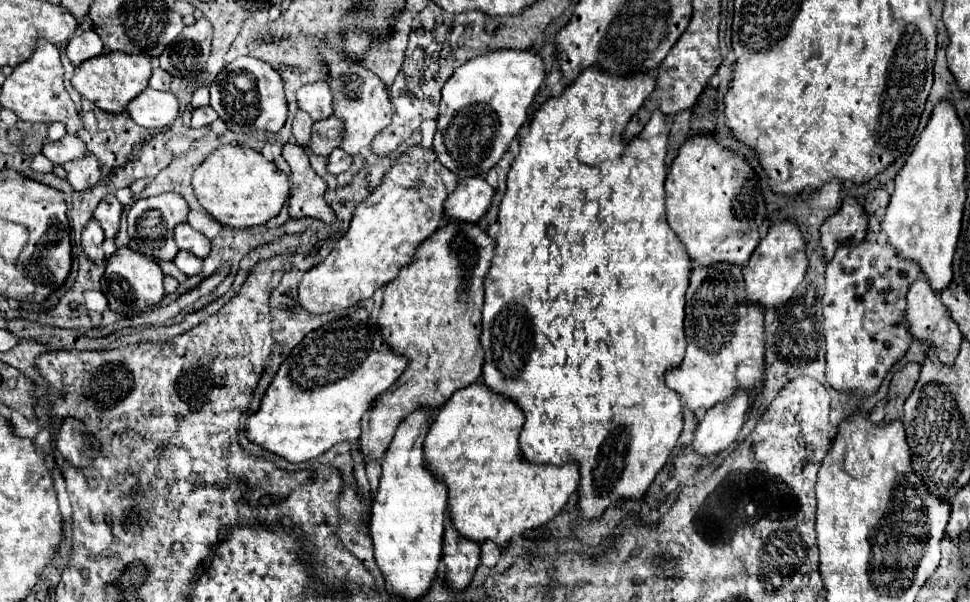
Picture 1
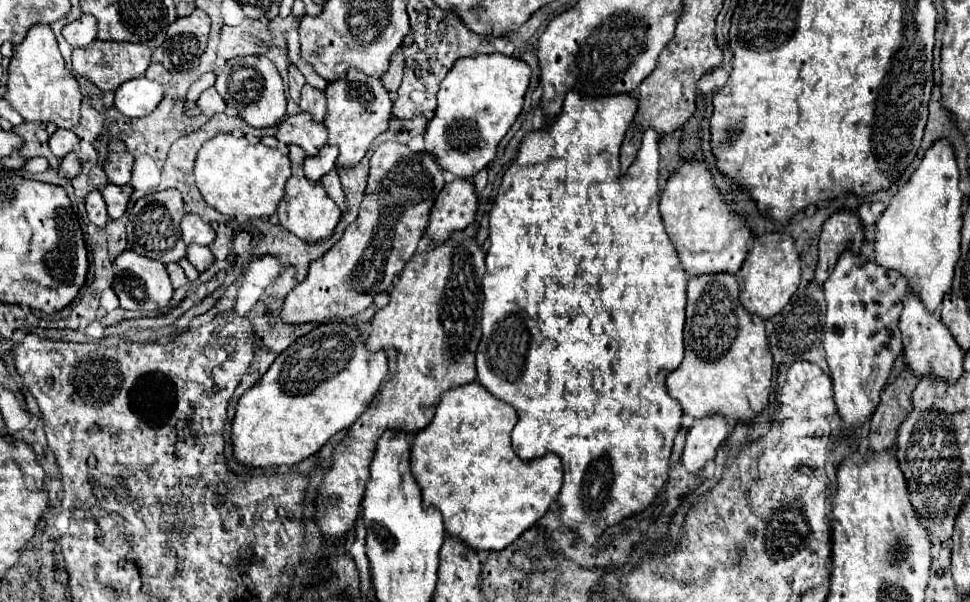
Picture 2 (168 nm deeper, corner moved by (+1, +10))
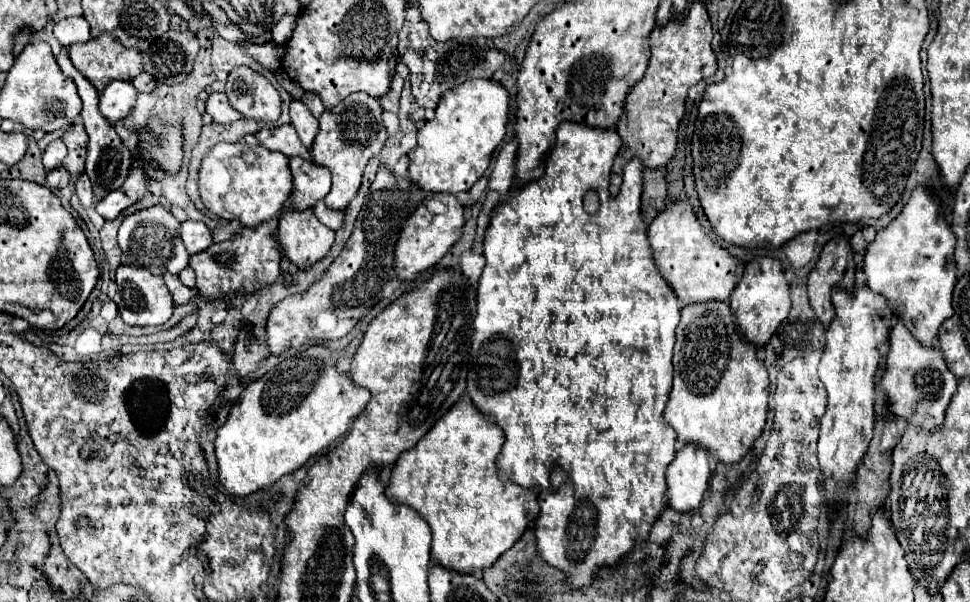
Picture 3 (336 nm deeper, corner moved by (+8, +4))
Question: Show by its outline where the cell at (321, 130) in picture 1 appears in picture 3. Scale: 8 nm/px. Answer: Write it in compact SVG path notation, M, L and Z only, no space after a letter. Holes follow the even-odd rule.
M284 124L284 126L278 126L278 128L262 128L254 136L268 150L278 150L278 152L286 154L288 158L300 156L304 160L312 160L310 152L306 150L306 146L296 136L296 130L294 130L292 124Z

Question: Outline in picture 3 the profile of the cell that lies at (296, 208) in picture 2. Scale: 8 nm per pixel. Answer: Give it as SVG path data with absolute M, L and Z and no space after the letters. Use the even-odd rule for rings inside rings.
M312 210L282 212L278 226L278 240L286 258L300 270L308 270L314 262L322 260L332 242L334 232L326 228Z

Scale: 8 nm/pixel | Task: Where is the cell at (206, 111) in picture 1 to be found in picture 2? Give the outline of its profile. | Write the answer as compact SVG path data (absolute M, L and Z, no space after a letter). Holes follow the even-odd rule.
M207 90L197 102L197 108L203 112L203 114L217 114L217 112L223 112L225 110L225 102L215 94L215 90Z

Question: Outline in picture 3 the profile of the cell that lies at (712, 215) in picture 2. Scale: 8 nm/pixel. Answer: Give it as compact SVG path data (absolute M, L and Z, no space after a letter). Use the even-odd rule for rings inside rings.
M686 200L674 202L650 224L648 240L662 278L674 290L682 306L700 304L706 300L728 302L730 292L736 286L738 260L728 250L712 242L712 238L702 230L700 222L692 212L692 206Z

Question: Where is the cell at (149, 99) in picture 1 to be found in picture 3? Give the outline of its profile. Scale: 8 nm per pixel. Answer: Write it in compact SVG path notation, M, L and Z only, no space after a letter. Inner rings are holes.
M110 82L100 94L100 112L110 122L122 120L136 104L136 88L130 82Z

